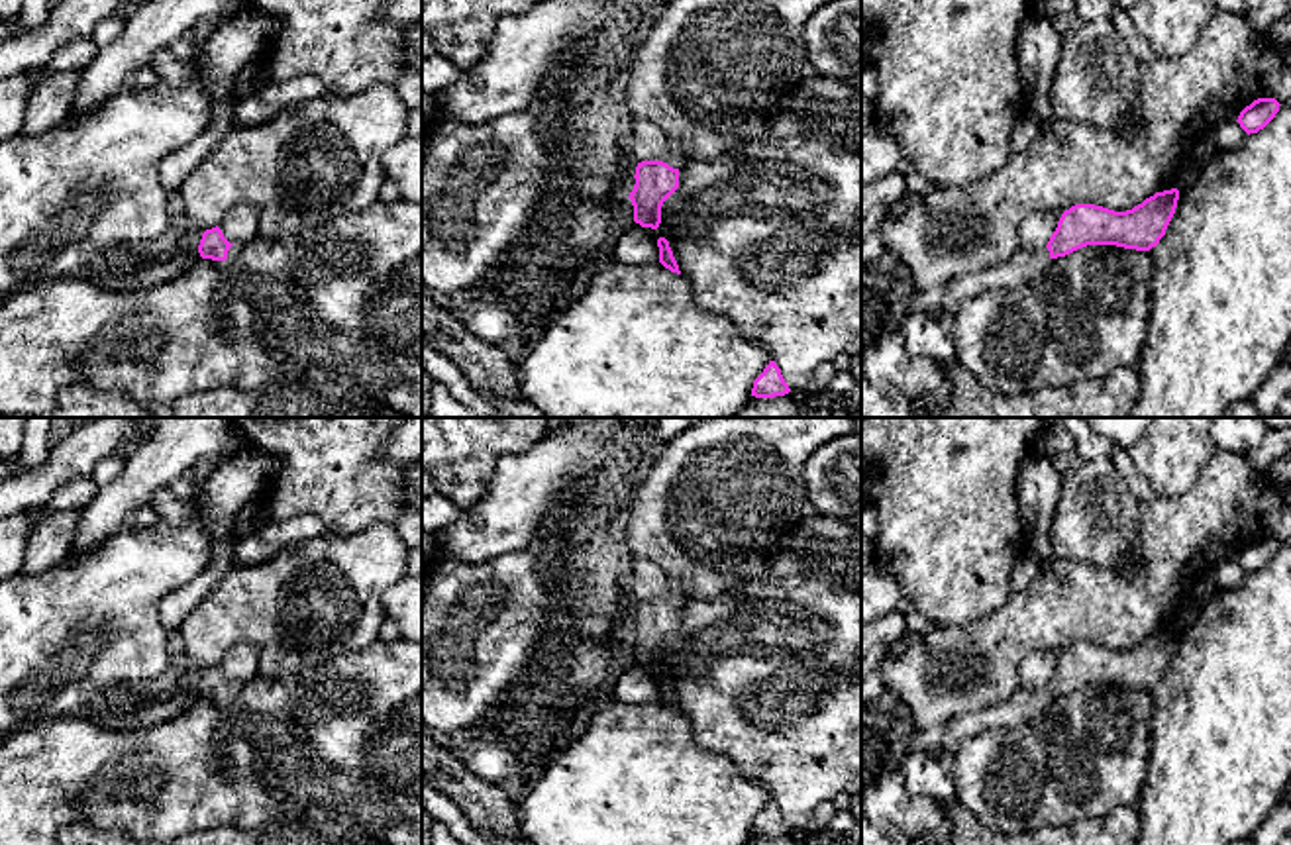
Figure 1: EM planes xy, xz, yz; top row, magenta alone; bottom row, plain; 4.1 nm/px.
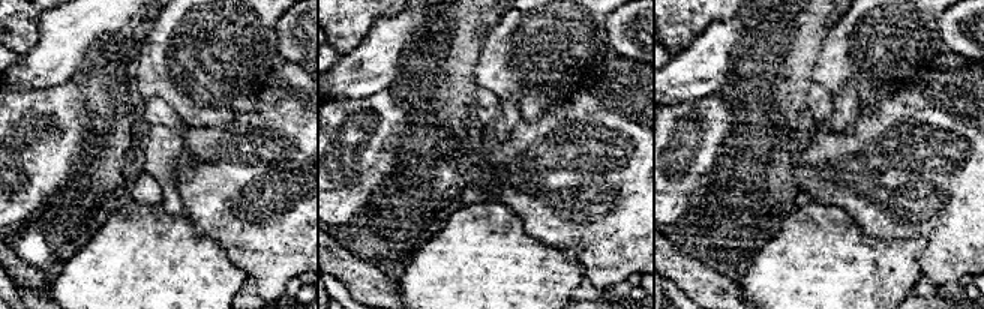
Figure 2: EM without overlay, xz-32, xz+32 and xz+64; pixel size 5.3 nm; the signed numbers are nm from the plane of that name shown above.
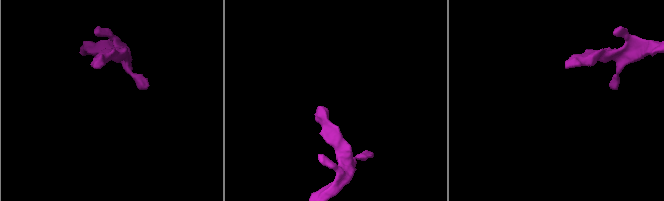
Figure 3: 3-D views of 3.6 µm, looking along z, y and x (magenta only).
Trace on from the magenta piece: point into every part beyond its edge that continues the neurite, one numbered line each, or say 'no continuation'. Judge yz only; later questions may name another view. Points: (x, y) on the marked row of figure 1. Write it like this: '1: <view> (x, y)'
1: yz (1013, 273)

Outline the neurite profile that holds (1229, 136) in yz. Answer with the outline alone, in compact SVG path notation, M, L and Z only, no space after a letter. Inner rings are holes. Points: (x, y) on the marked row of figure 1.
M1220 122L1214 127L1214 143L1218 151L1232 151L1240 147L1246 135L1248 133L1240 127L1238 122Z

